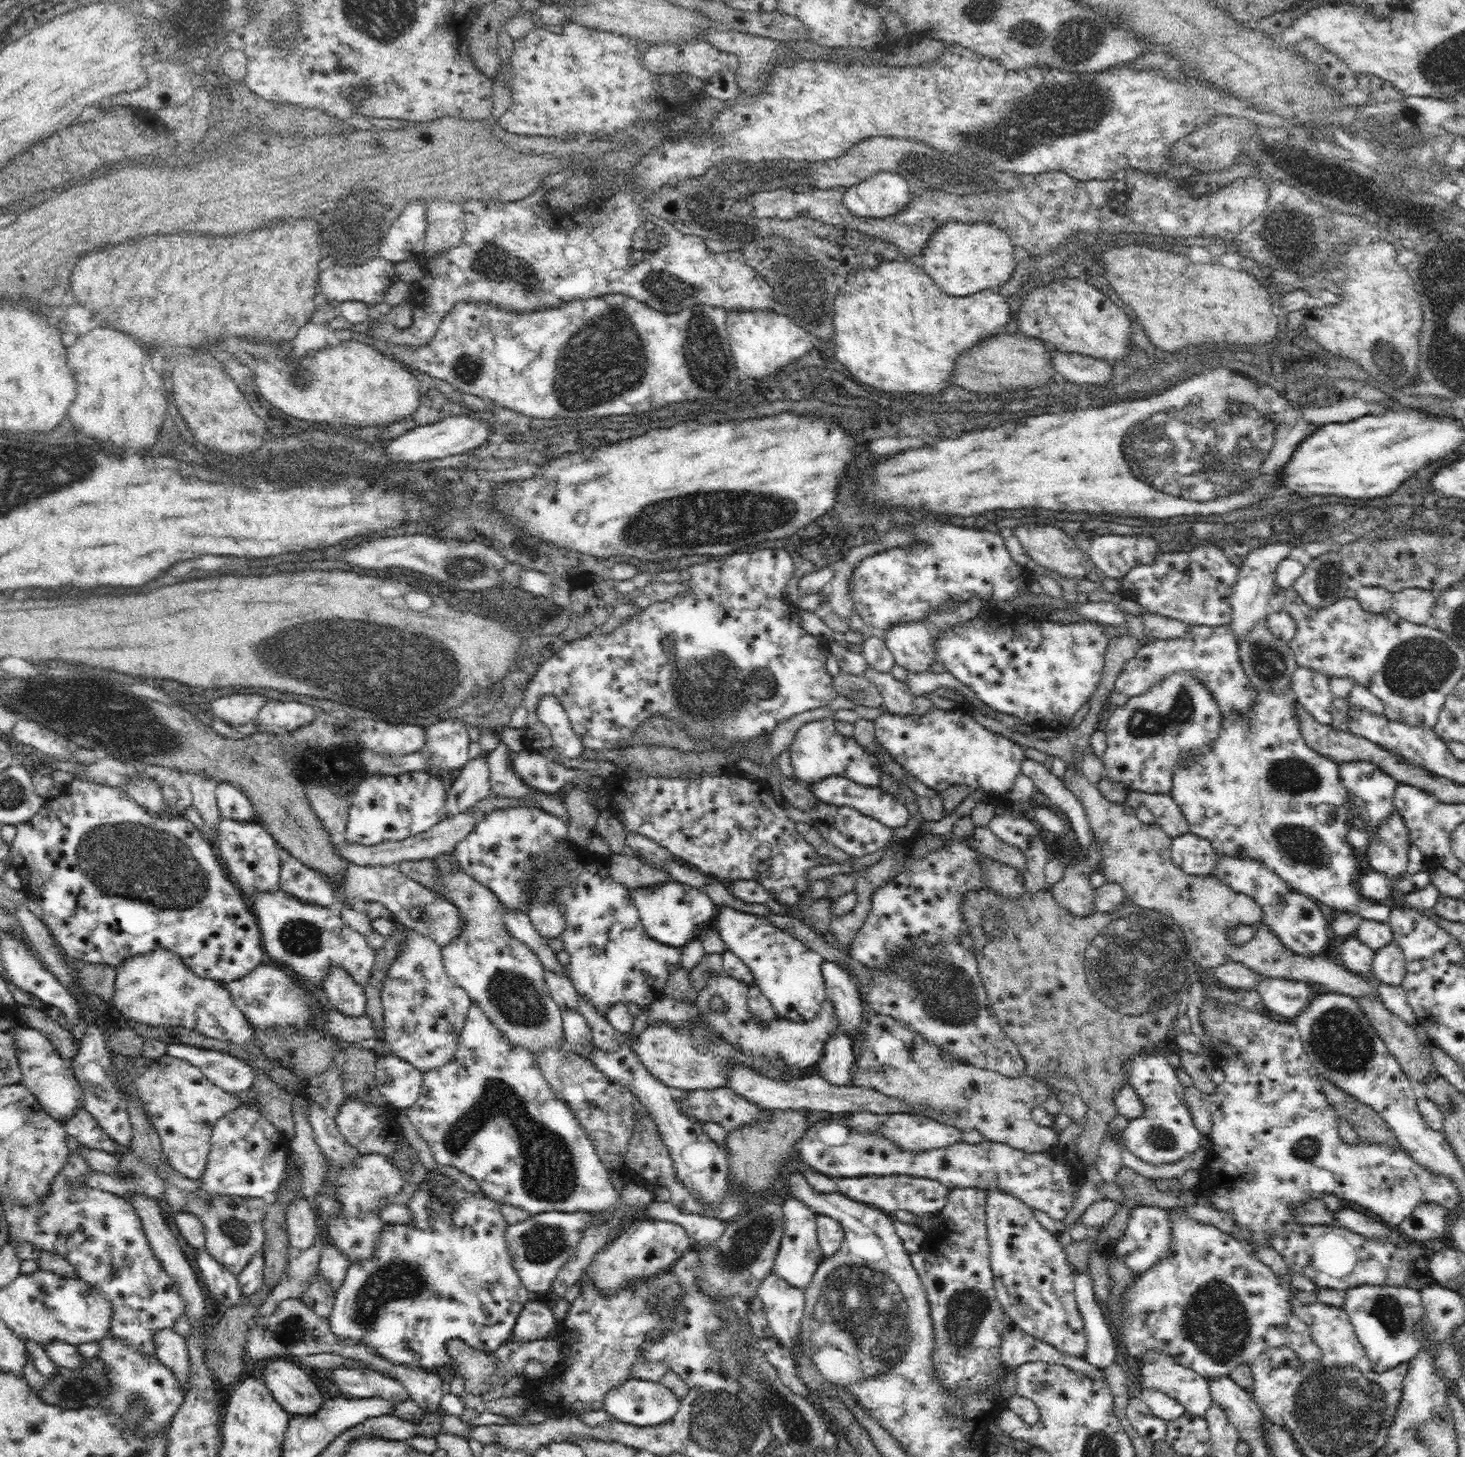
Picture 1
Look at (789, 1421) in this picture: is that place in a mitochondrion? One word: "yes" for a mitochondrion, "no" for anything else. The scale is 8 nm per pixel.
yes

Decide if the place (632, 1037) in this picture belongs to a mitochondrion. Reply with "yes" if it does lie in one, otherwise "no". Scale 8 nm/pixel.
no

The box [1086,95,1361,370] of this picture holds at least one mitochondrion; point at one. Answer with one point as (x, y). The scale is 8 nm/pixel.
(1281, 241)

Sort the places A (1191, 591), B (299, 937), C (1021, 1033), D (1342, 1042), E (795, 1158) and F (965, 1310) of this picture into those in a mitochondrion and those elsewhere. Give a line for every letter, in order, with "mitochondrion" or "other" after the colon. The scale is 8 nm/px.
A: mitochondrion
B: mitochondrion
C: other
D: mitochondrion
E: other
F: mitochondrion

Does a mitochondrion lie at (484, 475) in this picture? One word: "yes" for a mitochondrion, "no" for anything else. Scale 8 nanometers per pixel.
yes

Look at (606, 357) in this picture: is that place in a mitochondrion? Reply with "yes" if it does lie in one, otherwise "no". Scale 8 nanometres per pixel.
yes

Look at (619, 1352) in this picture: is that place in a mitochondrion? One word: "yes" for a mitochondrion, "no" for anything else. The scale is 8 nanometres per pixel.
yes

